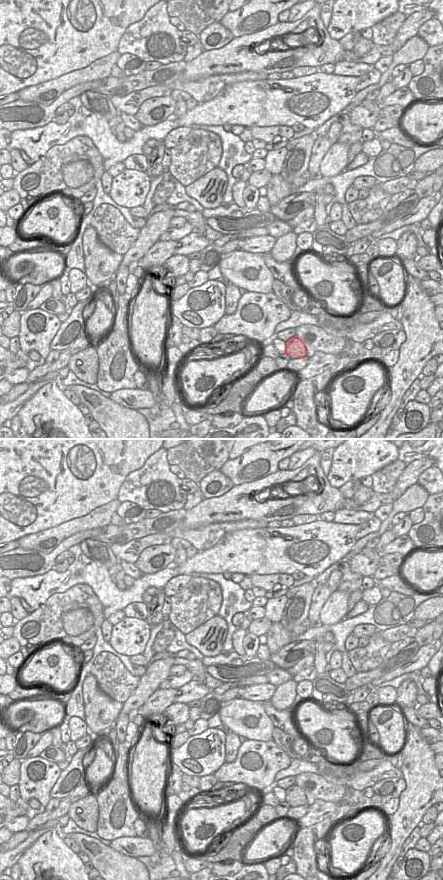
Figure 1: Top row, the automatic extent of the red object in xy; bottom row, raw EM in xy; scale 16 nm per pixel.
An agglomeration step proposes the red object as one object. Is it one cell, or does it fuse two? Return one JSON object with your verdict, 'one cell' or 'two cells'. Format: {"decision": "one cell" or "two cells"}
{"decision": "two cells"}

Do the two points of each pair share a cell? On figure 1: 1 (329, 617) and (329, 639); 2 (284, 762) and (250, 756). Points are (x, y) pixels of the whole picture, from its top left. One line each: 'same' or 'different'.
1: different
2: same

